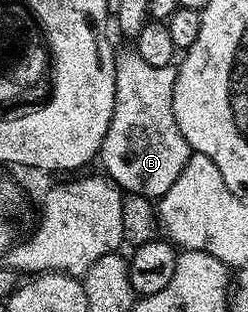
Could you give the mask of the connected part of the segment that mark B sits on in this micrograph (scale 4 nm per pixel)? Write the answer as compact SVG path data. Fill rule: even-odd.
M151 102L151 106L131 106L135 114L131 114L131 126L139 126L139 134L109 134L105 132L105 140L101 151L102 168L107 177L117 183L128 195L136 194L148 200L158 200L173 188L173 180L181 176L181 168L191 159L191 145L181 136L181 128L177 128L177 120L173 116L173 106L159 106L159 102Z

